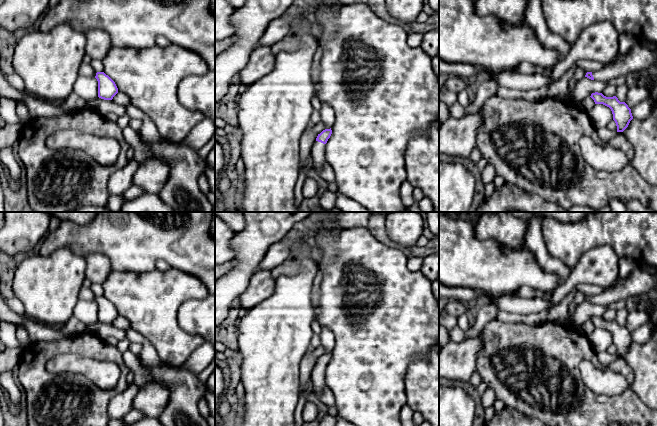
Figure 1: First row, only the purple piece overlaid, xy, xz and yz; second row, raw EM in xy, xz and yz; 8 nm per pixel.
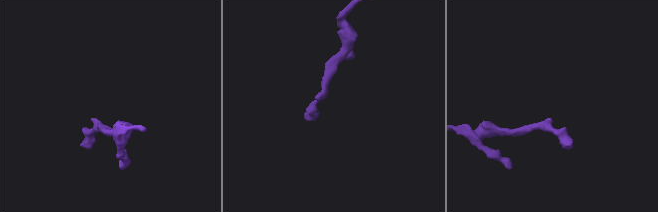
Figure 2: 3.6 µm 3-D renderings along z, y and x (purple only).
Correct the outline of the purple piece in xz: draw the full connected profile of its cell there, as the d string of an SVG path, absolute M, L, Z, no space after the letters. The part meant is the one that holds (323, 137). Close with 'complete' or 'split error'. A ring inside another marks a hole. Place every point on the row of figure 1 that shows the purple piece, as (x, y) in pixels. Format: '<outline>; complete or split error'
M331 128L323 130L320 134L318 134L316 142L314 143L311 149L310 162L312 167L316 170L317 173L320 171L323 163L326 162L325 148L326 143L330 138L331 134L332 134Z; split error

